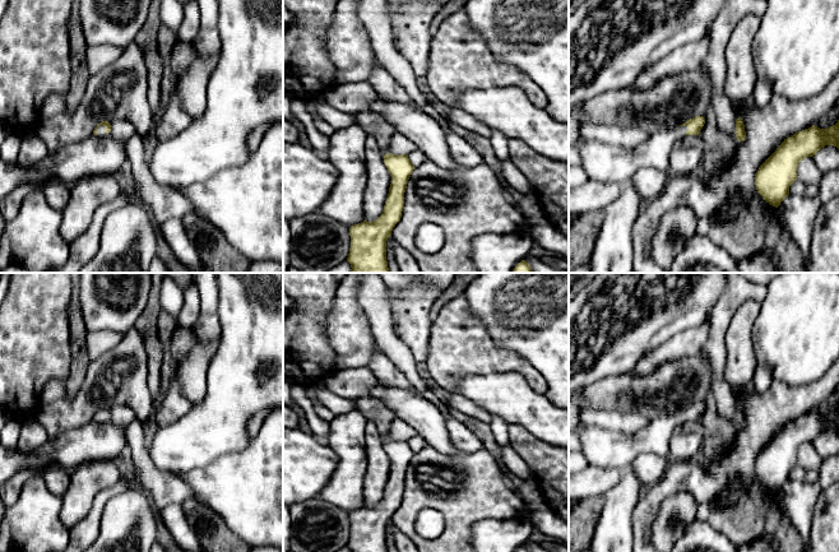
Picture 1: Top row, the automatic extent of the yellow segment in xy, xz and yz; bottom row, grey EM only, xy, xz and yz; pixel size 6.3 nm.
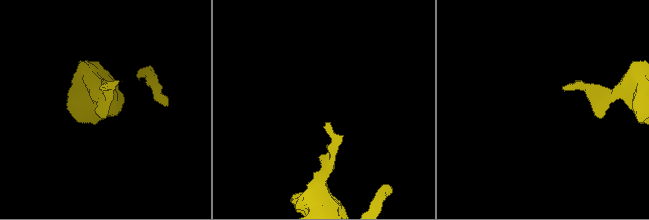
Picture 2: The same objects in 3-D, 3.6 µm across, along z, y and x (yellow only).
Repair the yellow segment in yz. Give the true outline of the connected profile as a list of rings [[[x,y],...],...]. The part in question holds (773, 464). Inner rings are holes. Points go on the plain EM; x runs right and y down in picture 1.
[[[839,405],[830,413],[812,410],[784,425],[759,453],[755,460],[757,478],[766,488],[778,493],[789,481],[789,472],[797,465],[798,449],[806,442],[813,442],[825,431],[839,435]]]

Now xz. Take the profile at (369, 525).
[[[386,439],[384,449],[391,461],[384,496],[376,506],[365,505],[349,514],[351,533],[347,547],[351,552],[388,552],[386,527],[402,504],[404,478],[414,451],[407,440]]]

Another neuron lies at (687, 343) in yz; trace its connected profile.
[[[709,324],[687,329],[673,335],[664,344],[646,352],[634,366],[631,372],[636,377],[646,376],[659,365],[699,354],[704,348],[709,334]]]

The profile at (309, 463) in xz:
[[[283,427],[283,505],[292,506],[319,496],[330,482],[338,458],[314,435]]]

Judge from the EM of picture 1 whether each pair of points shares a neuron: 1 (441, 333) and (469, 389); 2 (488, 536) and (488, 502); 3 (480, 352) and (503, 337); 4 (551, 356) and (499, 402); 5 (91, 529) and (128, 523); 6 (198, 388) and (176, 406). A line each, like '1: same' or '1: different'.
1: different
2: different
3: different
4: different
5: different
6: different

